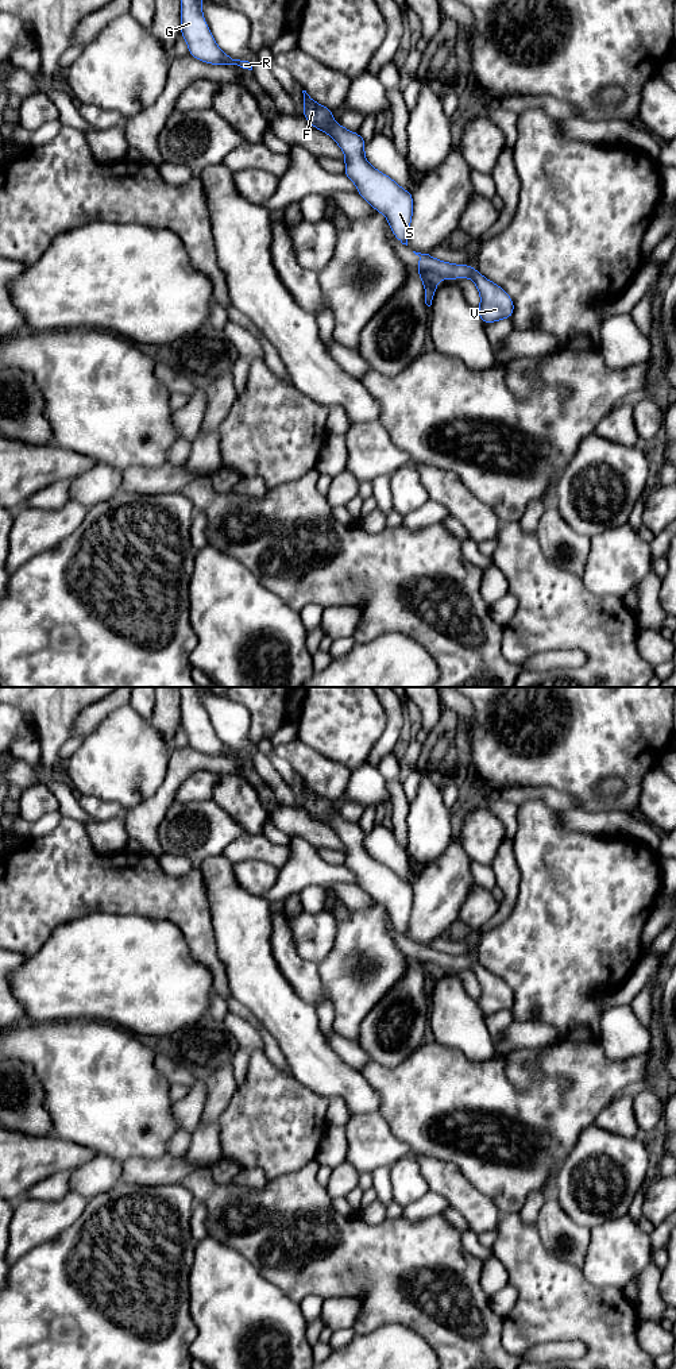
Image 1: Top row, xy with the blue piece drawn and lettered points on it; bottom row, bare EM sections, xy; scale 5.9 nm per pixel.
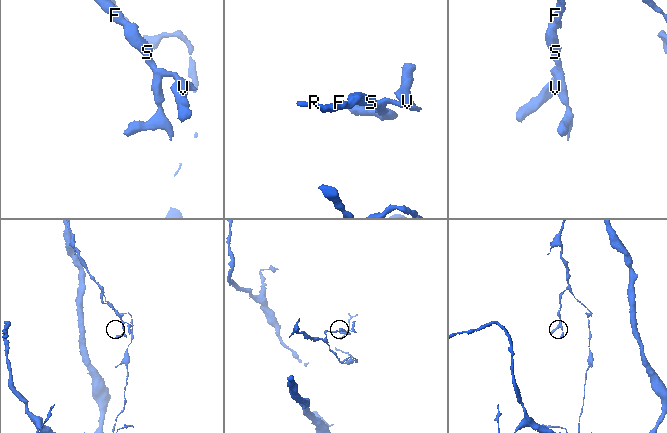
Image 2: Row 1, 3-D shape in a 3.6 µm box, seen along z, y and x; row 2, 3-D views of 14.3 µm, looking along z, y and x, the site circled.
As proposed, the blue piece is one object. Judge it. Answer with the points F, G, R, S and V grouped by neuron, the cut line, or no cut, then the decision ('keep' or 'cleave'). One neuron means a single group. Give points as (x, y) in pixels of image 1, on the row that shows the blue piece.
groups F G R S / V; cut xy (417, 270), (425, 270), (436, 280); cleave

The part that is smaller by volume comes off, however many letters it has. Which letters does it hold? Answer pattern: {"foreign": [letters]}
{"foreign": ["V"]}

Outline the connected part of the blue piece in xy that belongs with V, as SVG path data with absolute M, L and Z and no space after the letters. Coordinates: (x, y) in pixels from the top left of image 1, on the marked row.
M413 252L420 257L416 271L428 271L436 279L471 278L475 282L482 300L480 306L476 311L486 325L502 319L511 319L514 312L511 297L499 285L483 277L475 267L464 263L452 265L436 259L429 254Z

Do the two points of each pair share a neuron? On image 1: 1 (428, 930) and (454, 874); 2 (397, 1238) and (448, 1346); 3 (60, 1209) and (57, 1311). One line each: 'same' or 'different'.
1: same
2: same
3: different

